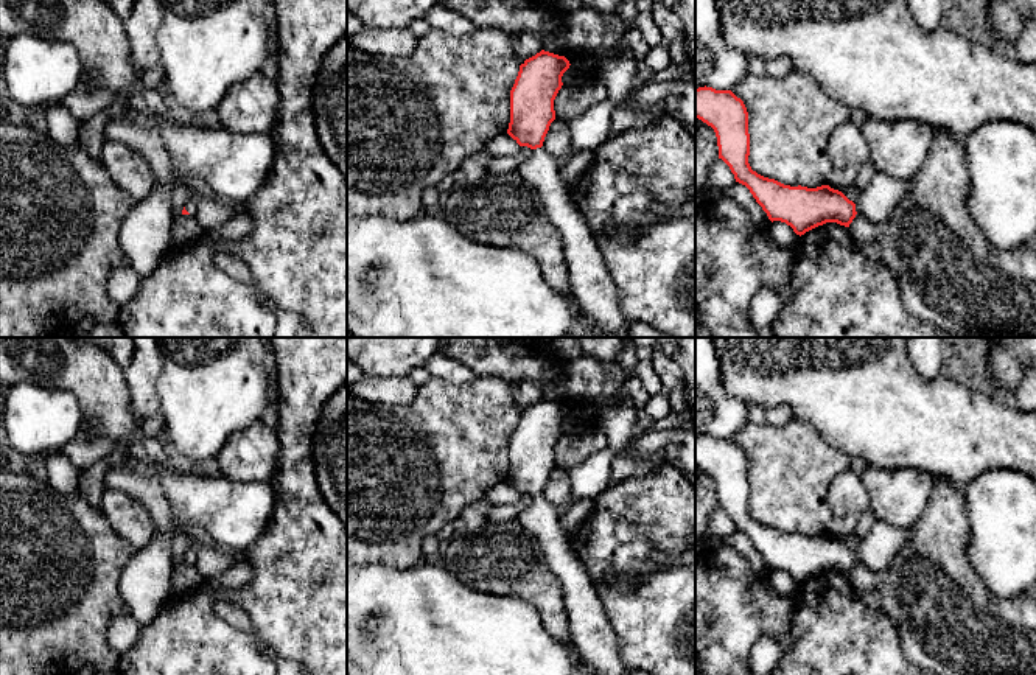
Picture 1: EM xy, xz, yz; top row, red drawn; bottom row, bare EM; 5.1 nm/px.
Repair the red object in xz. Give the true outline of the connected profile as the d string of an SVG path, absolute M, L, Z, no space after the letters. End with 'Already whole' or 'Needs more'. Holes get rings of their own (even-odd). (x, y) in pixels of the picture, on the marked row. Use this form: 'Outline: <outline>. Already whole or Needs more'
Outline: M541 50L520 65L510 90L510 123L507 134L532 149L516 173L543 201L548 221L563 240L571 296L583 316L602 331L625 333L618 286L596 243L596 235L571 199L571 185L560 177L557 157L543 148L555 120L554 100L569 61Z. Needs more

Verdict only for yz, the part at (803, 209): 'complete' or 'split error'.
split error

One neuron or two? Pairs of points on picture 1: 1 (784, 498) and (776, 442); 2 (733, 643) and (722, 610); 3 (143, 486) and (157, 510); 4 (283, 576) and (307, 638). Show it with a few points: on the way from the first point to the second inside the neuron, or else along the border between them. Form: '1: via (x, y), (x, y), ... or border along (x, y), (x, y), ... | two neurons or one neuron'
1: via (784, 484), (784, 462), (778, 456) | one neuron
2: via (725, 635), (722, 632), (722, 618) | one neuron
3: via (148, 492), (156, 504) | one neuron
4: via (299, 591), (307, 599), (307, 622) | one neuron

